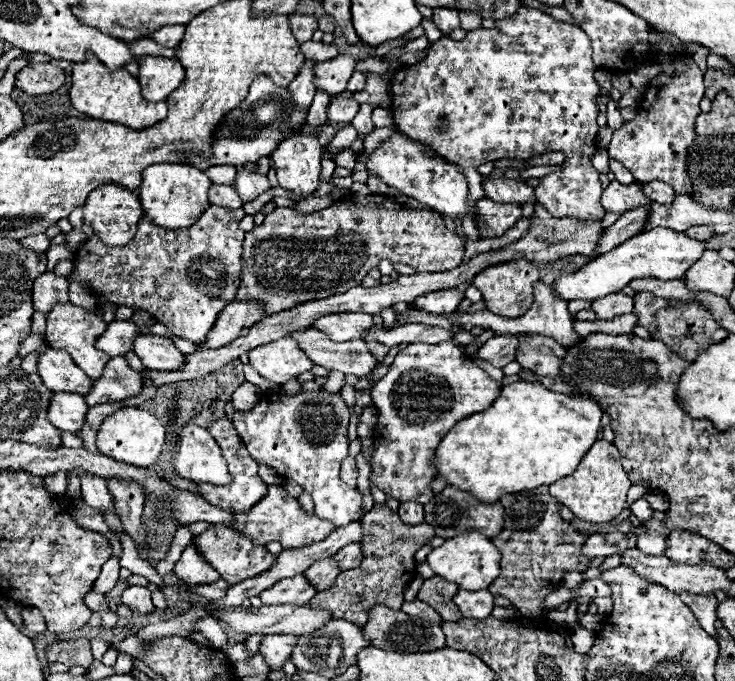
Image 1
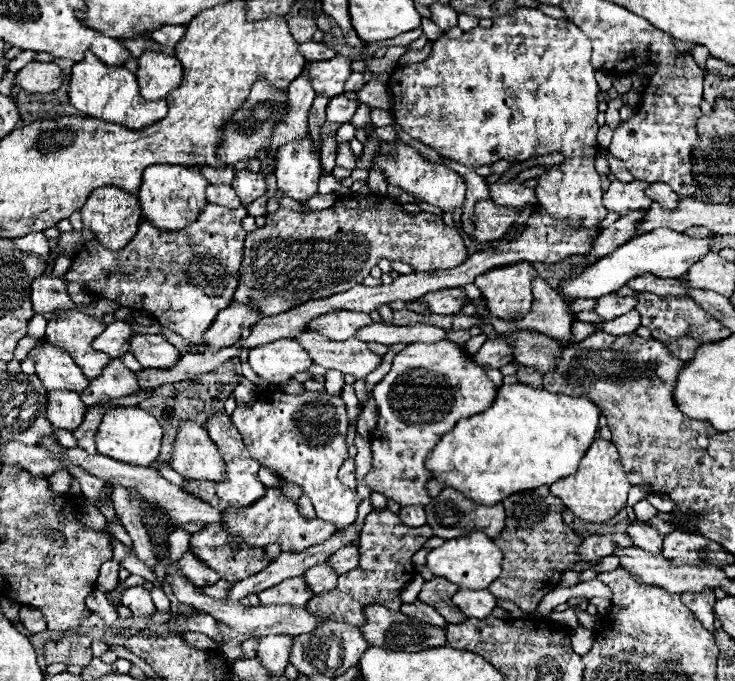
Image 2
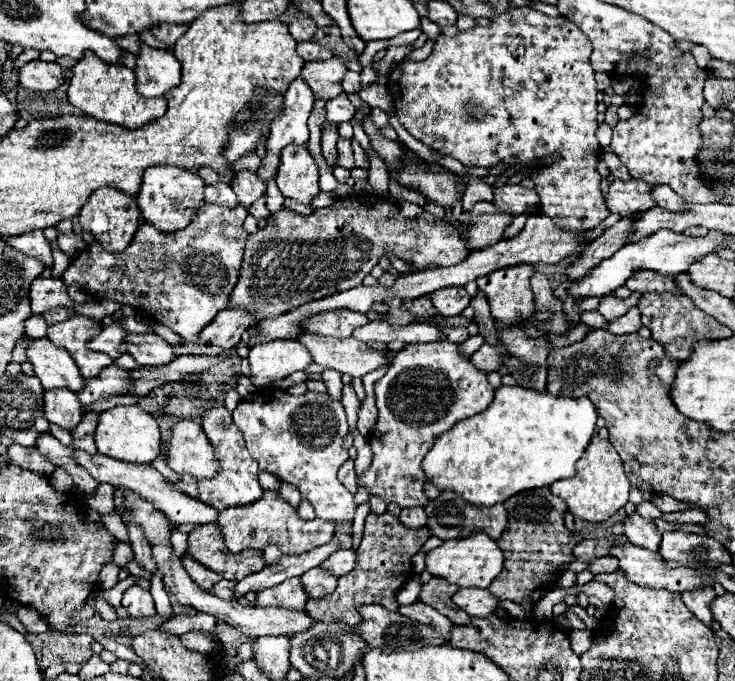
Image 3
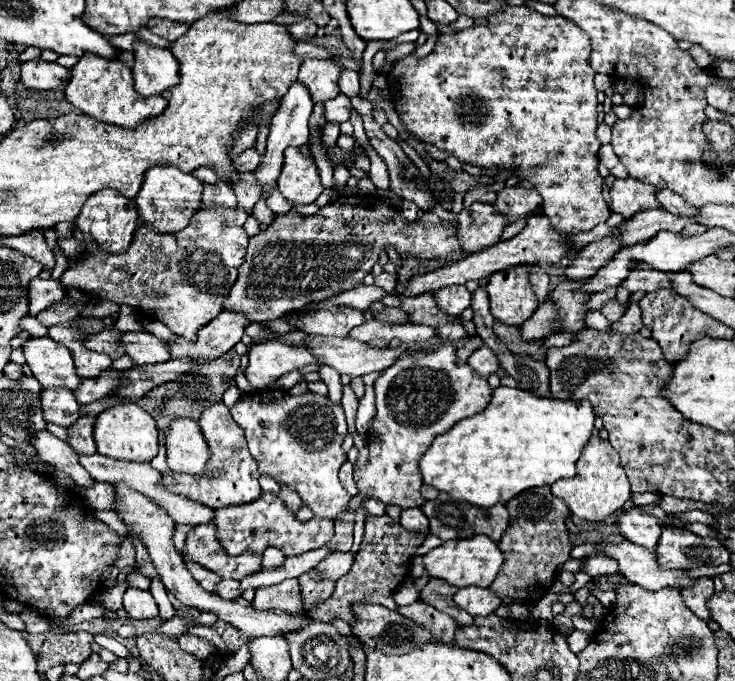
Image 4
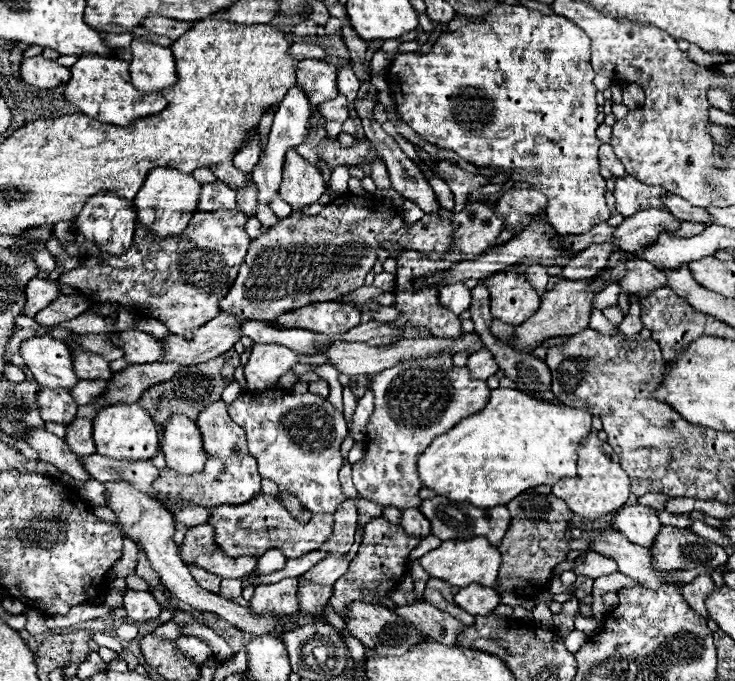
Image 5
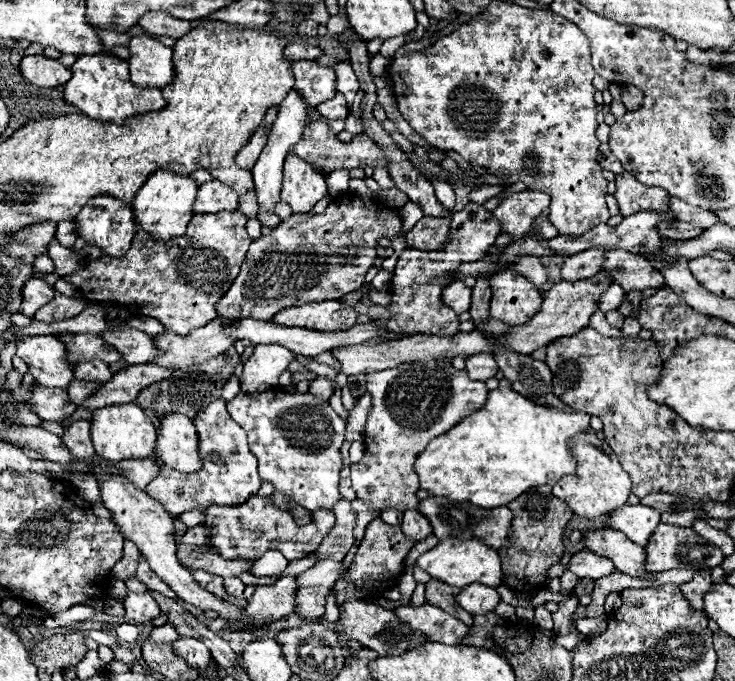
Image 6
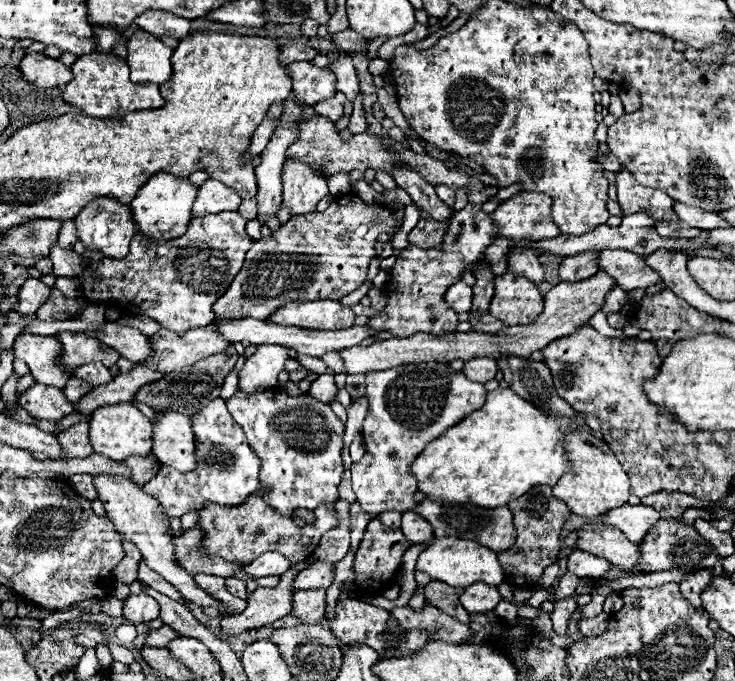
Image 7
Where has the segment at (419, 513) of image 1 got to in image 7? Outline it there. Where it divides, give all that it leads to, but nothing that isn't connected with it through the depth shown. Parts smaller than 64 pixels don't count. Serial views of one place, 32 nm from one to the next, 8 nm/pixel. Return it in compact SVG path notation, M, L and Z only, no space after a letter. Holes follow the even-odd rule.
M414 512L402 514L402 532L412 544L424 544L434 536L434 528Z

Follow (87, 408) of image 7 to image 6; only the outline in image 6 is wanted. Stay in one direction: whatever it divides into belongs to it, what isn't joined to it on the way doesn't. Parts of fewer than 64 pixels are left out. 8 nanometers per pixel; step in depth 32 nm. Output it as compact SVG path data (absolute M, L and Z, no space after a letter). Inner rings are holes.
M136 364L130 366L124 372L118 372L112 376L110 382L102 384L88 400L84 400L82 408L102 408L102 406L110 406L110 404L122 404L122 402L134 402L138 392L154 382L160 382L164 378L168 378L172 374L172 370L166 370L162 366L154 366L154 364Z

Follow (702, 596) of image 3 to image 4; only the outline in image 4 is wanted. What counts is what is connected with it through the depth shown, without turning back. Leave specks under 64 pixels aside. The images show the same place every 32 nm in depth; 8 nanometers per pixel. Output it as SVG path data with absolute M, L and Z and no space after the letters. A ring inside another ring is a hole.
M700 576L692 588L682 590L682 598L688 604L688 608L706 622L710 620L710 612L706 608L706 602L712 594L714 594L714 582L708 576Z

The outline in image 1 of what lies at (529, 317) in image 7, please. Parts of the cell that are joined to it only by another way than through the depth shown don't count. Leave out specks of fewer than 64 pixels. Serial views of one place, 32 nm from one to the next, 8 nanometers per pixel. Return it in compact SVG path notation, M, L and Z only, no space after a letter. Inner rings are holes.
M516 260L486 268L474 278L474 286L482 292L484 304L492 314L504 318L516 318L516 316L524 316L524 312L528 312L528 308L532 306L534 302L532 290L536 280L538 280L538 268L528 260Z

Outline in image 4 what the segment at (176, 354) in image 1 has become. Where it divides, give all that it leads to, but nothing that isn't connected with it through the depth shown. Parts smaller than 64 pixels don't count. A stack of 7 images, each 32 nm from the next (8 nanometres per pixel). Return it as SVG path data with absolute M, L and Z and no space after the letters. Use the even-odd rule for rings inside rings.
M122 332L120 342L134 364L158 364L168 362L170 354L166 342L148 332Z

